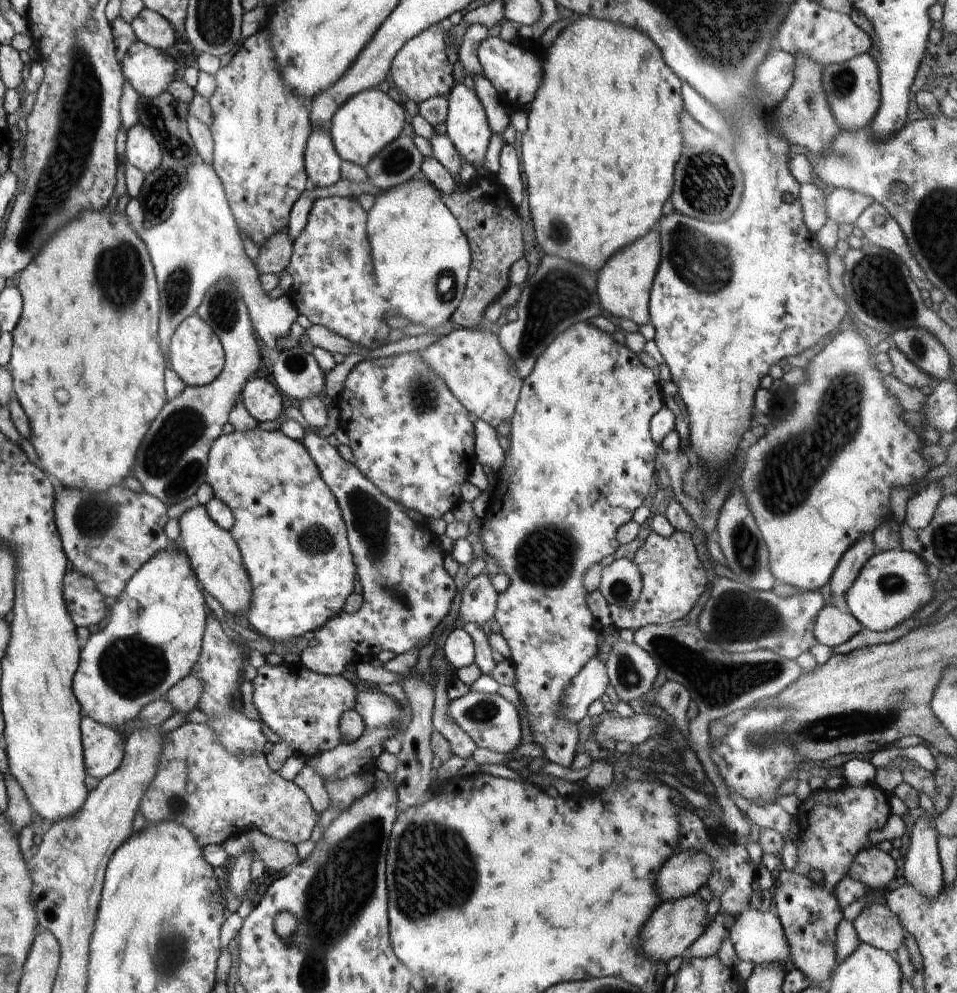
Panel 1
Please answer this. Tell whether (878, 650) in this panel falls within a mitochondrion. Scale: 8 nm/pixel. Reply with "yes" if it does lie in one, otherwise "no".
no

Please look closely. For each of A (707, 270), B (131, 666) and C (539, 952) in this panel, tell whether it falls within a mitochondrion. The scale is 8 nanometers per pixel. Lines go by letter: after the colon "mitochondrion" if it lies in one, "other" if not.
A: mitochondrion
B: mitochondrion
C: other

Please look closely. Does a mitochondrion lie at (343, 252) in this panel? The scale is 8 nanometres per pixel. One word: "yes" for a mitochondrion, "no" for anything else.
yes

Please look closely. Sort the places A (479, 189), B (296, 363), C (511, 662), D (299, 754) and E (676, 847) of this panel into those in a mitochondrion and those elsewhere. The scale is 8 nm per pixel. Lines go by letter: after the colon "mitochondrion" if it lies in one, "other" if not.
A: other
B: mitochondrion
C: other
D: other
E: other

